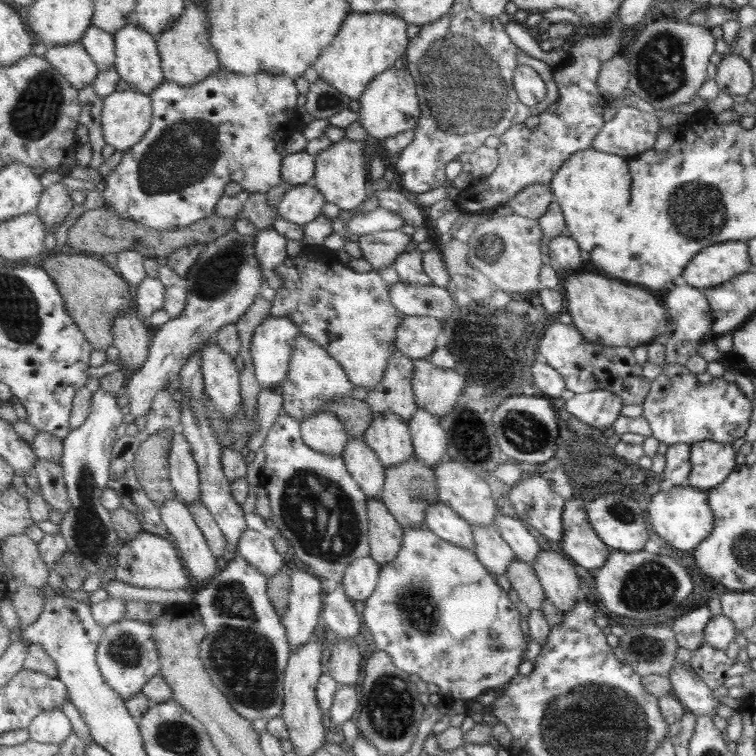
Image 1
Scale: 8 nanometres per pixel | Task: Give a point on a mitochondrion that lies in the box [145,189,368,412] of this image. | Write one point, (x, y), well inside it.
(220, 271)

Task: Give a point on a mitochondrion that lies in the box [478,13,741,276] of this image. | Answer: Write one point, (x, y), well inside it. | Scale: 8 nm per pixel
(660, 73)

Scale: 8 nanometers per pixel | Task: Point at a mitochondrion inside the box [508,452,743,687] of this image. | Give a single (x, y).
(653, 584)

